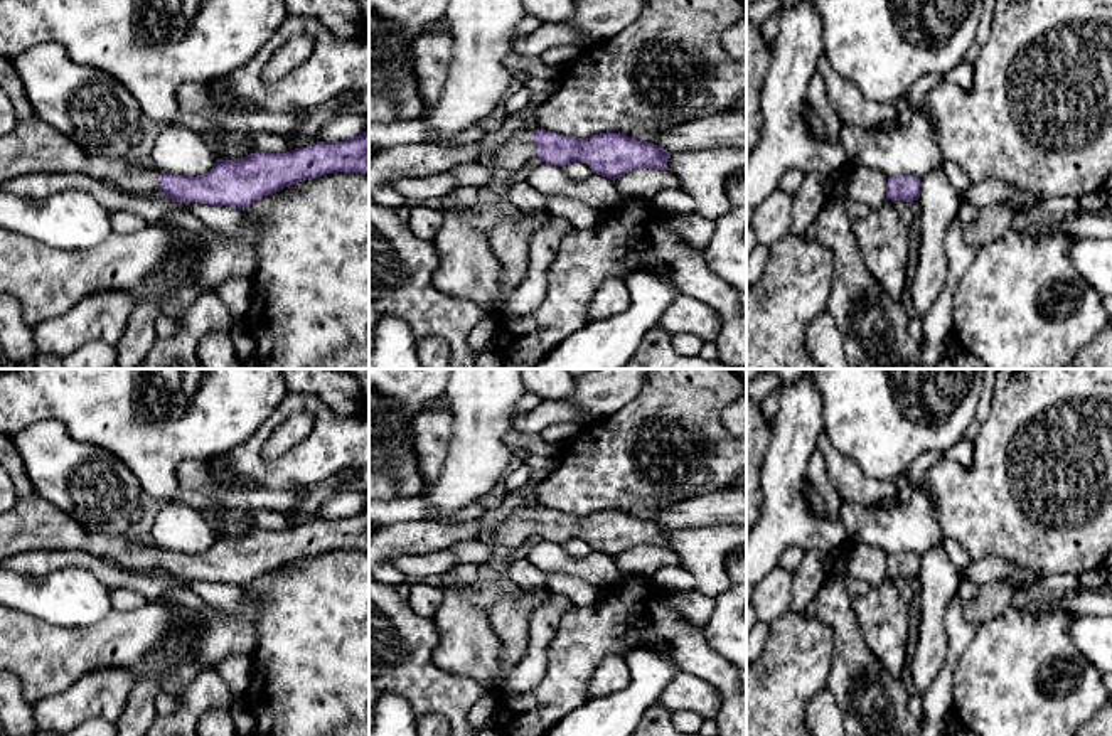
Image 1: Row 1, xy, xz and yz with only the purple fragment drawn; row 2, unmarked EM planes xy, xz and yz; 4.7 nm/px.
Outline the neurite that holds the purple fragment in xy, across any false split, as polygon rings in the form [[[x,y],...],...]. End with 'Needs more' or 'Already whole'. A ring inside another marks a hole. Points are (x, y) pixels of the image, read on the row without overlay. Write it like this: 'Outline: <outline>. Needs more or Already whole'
Outline: [[[34,492],[0,515],[0,561],[39,549],[84,551],[136,573],[160,569],[174,581],[246,588],[256,578],[307,556],[335,549],[369,552],[369,507],[345,519],[317,519],[286,531],[217,536],[207,551],[185,554],[148,546],[133,534],[93,532]]]. Needs more

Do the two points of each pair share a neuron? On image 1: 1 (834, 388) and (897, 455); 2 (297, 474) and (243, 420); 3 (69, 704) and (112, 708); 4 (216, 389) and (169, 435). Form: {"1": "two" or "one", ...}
{"1": "one", "2": "two", "3": "one", "4": "one"}

